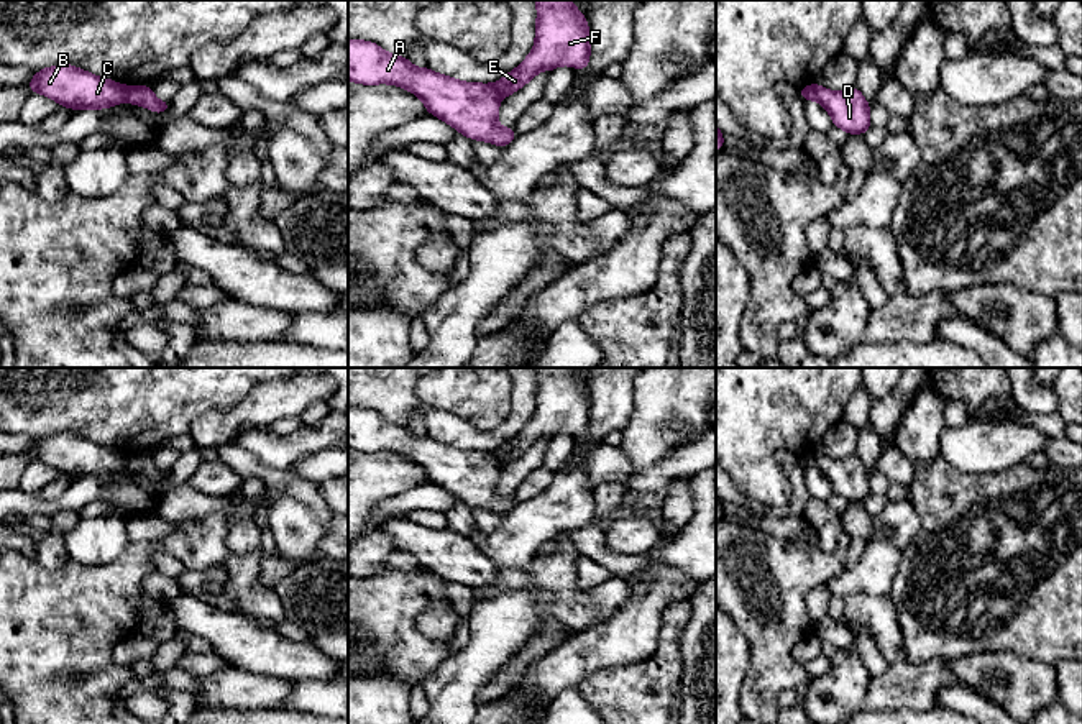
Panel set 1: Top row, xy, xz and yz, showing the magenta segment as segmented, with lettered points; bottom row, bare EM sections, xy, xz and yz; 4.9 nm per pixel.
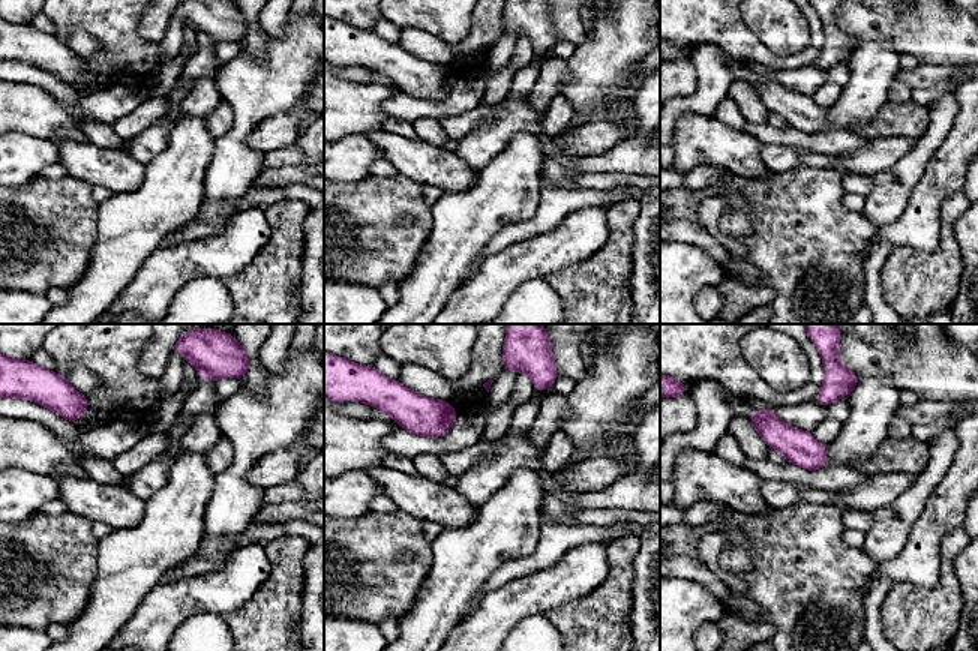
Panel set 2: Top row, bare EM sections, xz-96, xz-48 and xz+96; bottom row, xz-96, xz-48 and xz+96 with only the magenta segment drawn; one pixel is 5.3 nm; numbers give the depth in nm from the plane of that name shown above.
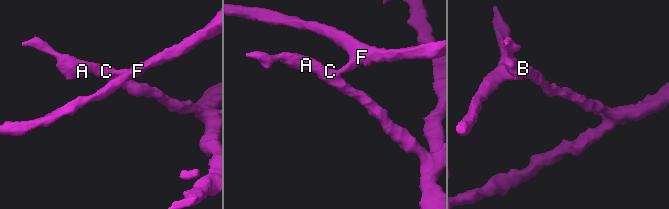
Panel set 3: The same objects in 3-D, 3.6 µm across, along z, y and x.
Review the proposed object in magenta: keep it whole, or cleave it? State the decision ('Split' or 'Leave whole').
Split

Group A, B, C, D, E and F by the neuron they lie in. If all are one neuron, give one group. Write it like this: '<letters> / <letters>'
A B C D / E F

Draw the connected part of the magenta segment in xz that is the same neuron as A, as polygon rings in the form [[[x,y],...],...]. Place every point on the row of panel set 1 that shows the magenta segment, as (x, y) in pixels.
[[[348,39],[348,80],[363,85],[392,84],[407,89],[424,102],[427,113],[447,121],[473,141],[489,141],[506,148],[517,136],[516,128],[497,125],[501,95],[494,84],[460,82],[429,67],[417,69],[407,57],[389,54],[371,41]]]

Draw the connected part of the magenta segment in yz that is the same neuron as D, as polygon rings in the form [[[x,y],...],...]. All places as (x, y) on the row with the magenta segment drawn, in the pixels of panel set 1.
[[[816,82],[803,87],[803,90],[805,102],[818,100],[829,112],[832,125],[846,133],[864,135],[872,128],[870,105],[855,85],[842,92],[832,92]]]

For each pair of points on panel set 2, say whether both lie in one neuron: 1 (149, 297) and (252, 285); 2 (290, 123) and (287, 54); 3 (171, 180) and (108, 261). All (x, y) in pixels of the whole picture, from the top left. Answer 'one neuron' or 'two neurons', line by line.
1: two neurons
2: two neurons
3: one neuron

